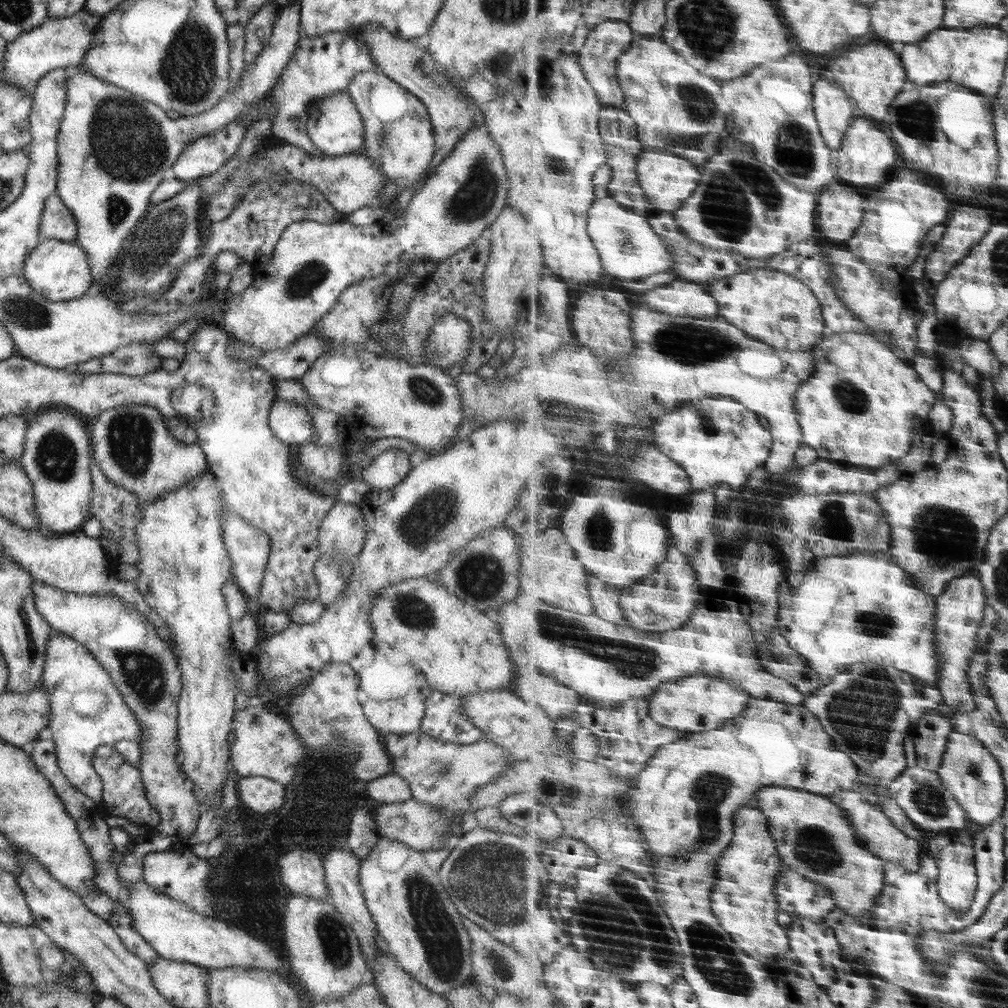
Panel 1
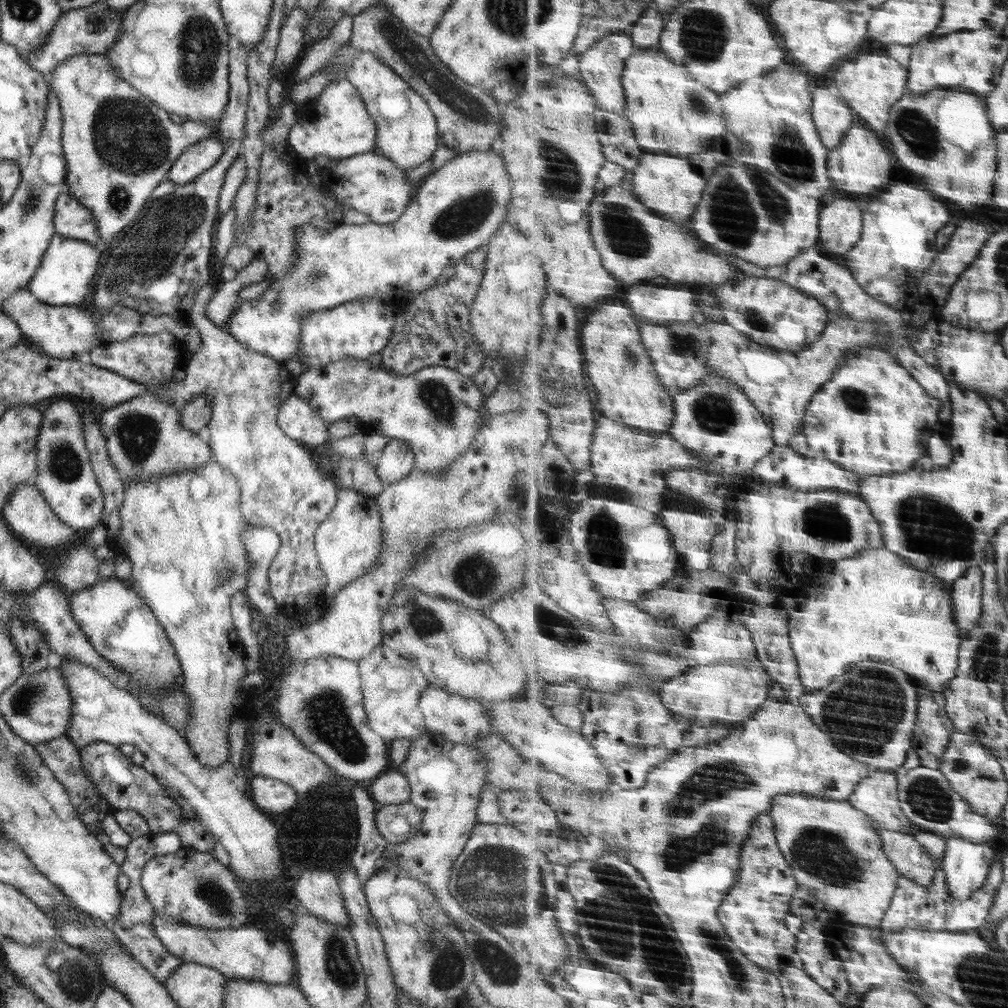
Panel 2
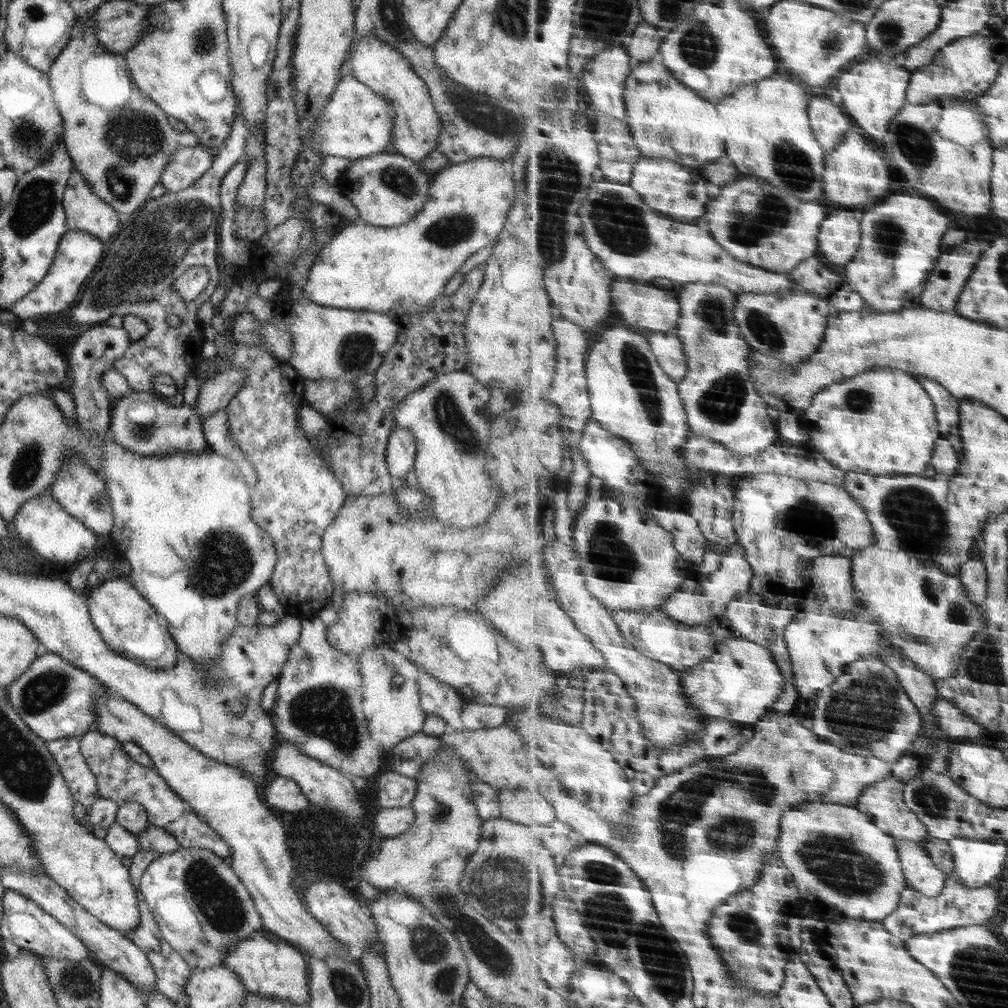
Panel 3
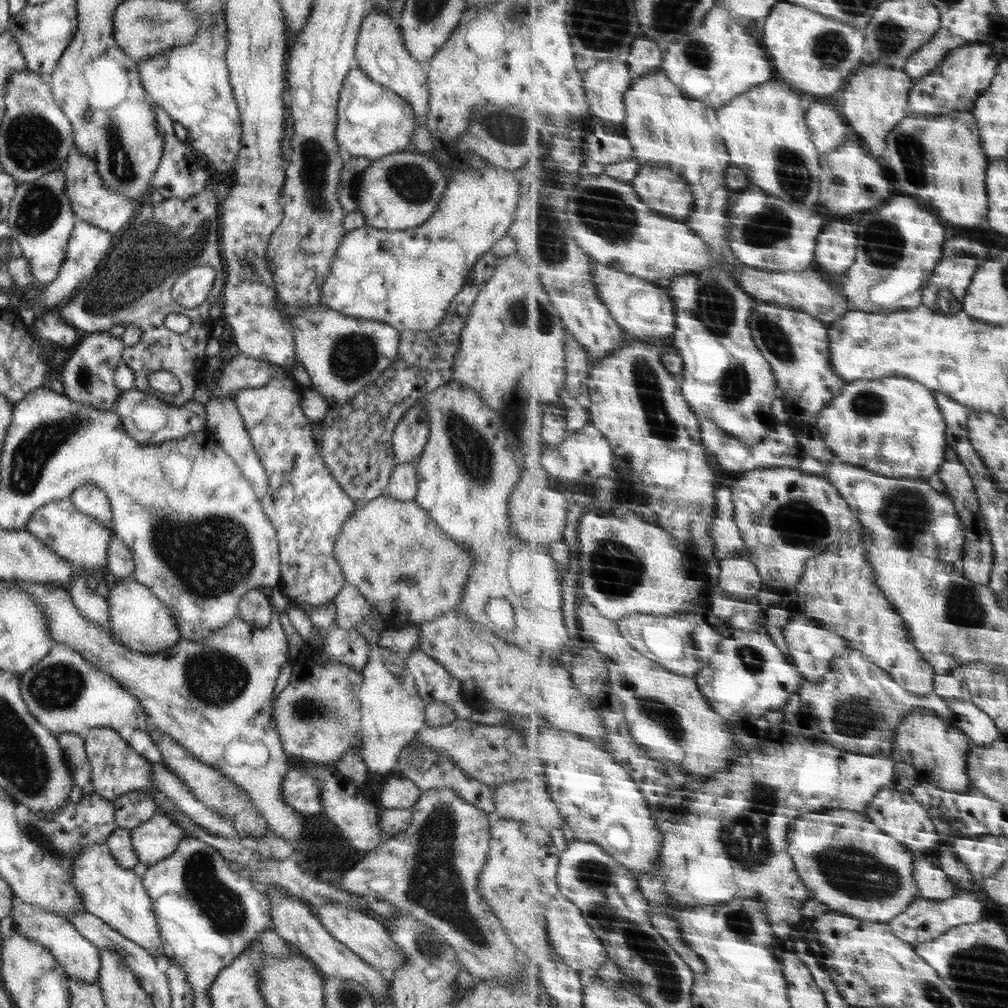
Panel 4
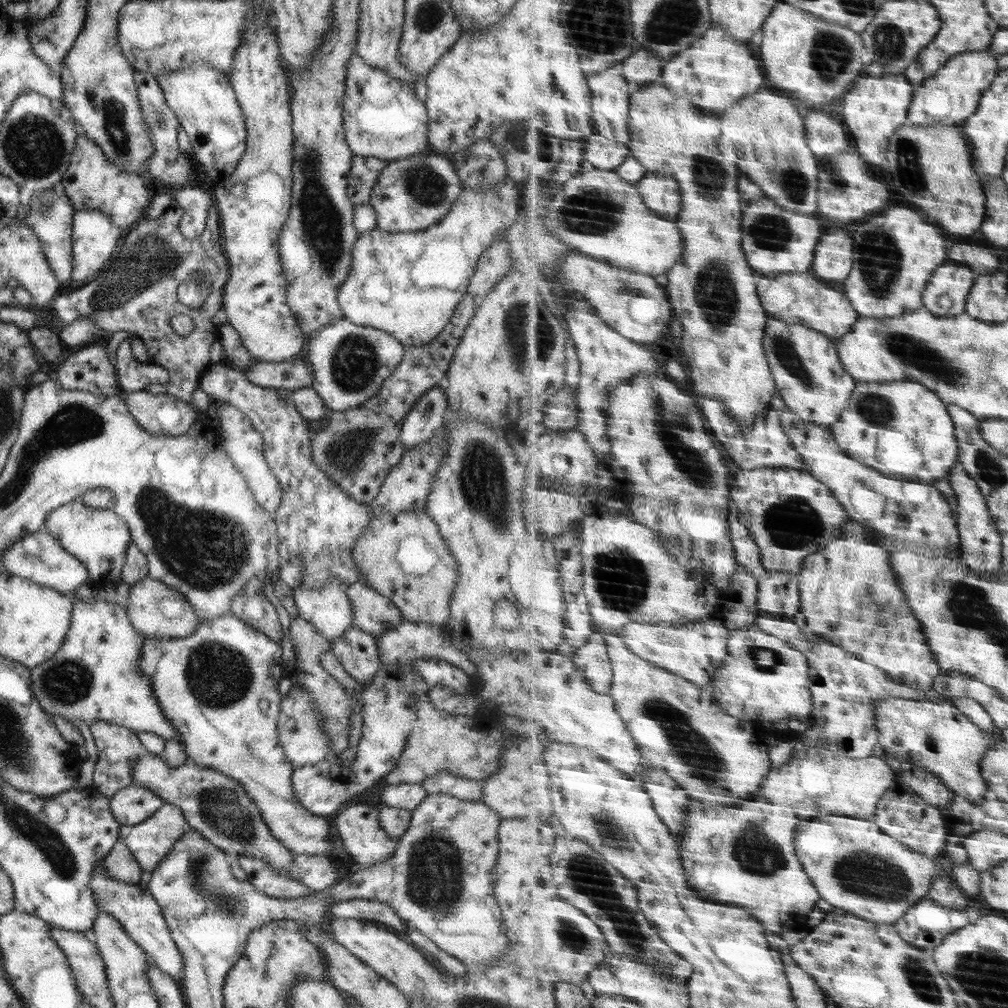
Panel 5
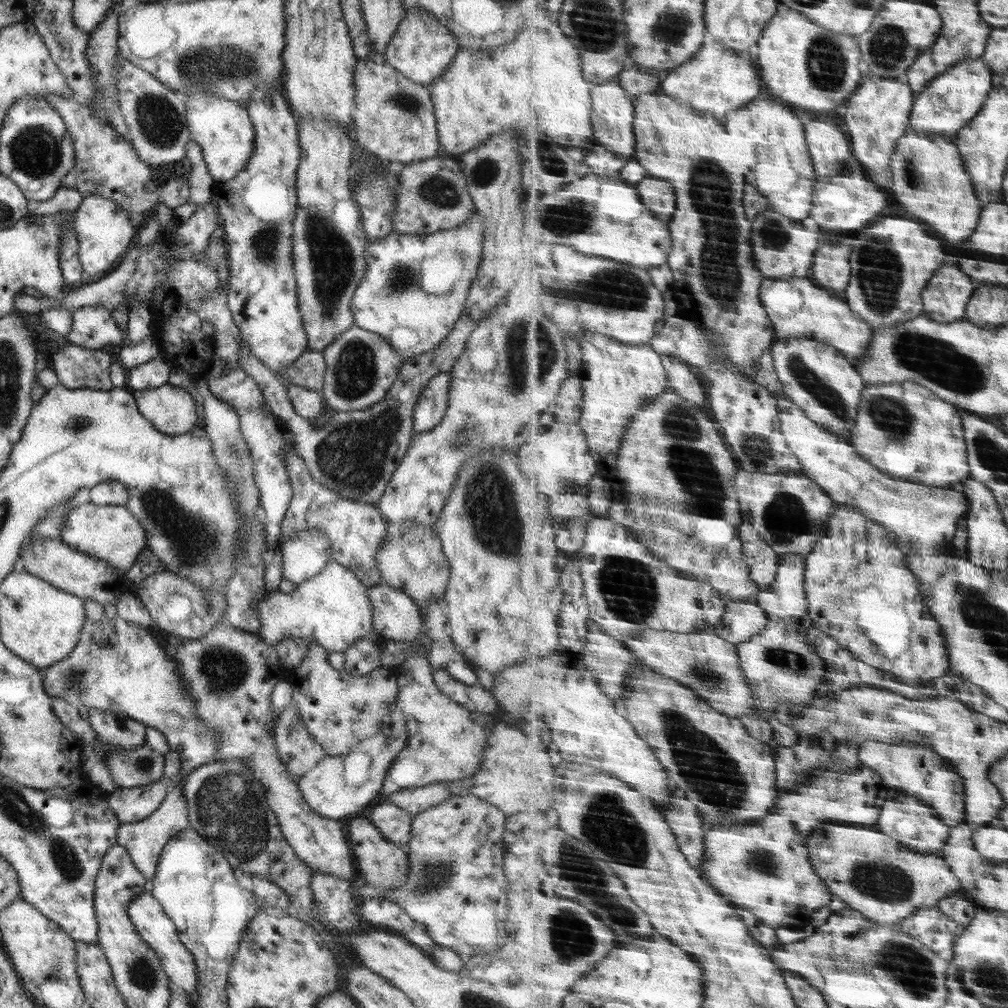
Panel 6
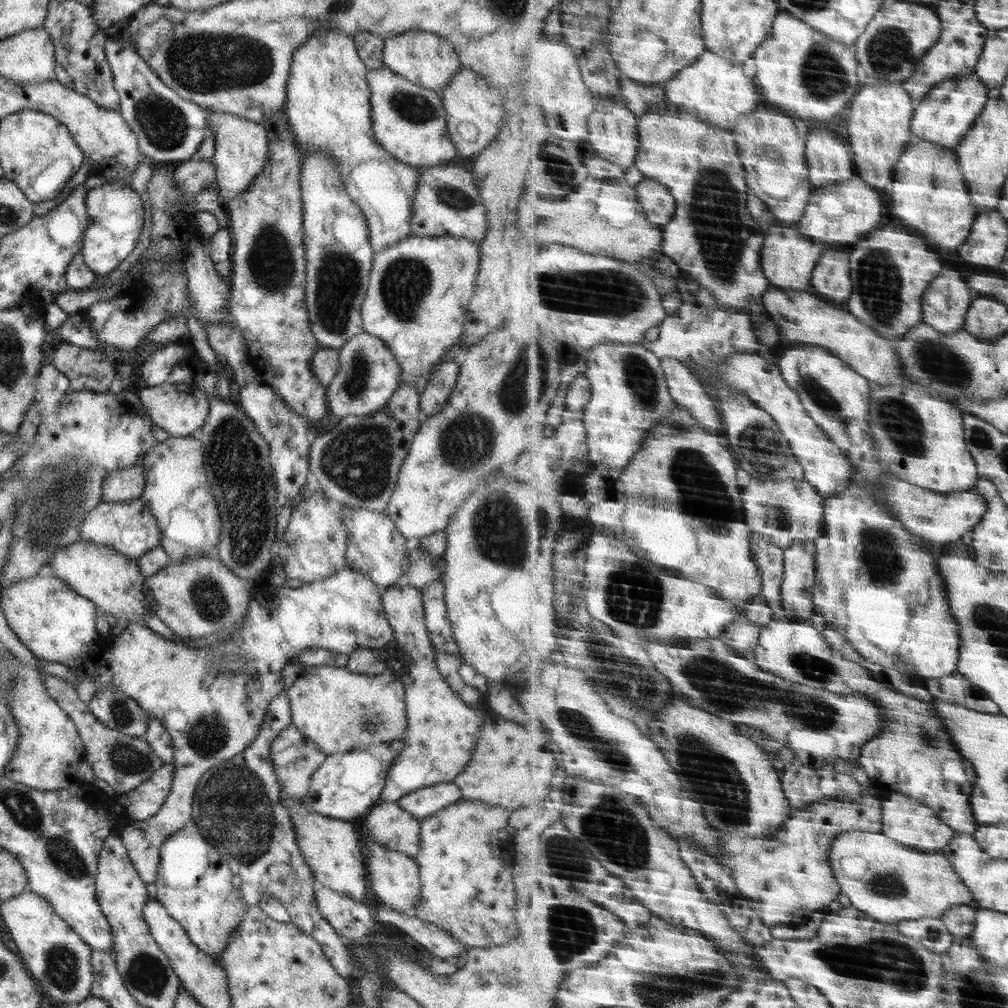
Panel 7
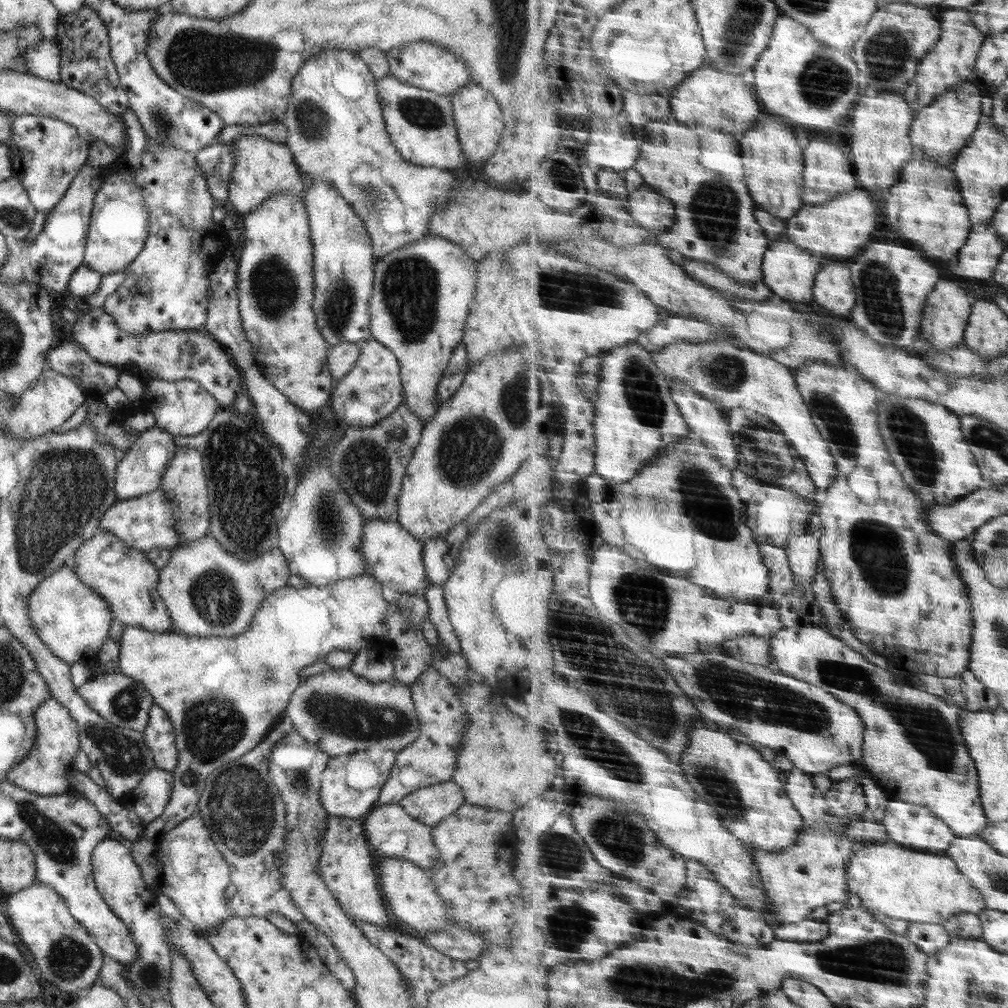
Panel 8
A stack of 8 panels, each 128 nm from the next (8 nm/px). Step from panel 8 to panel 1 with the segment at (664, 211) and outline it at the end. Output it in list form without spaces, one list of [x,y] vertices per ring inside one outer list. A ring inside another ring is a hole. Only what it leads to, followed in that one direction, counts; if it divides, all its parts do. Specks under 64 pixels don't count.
[[[673,149],[667,152],[647,152],[638,158],[637,172],[641,188],[645,190],[647,198],[651,200],[654,210],[673,212],[683,206],[683,202],[691,197],[697,186],[701,184],[701,170],[689,159],[677,156]]]

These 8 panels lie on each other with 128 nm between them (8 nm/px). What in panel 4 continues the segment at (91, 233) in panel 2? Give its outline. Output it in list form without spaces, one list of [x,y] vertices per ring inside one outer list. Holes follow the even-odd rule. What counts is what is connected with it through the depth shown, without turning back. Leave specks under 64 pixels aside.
[[[73,149],[63,163],[62,171],[65,177],[64,193],[66,194],[69,206],[75,220],[82,220],[92,224],[95,228],[100,228],[111,235],[125,227],[136,214],[139,202],[137,200],[128,200],[109,190],[98,176],[94,160]]]

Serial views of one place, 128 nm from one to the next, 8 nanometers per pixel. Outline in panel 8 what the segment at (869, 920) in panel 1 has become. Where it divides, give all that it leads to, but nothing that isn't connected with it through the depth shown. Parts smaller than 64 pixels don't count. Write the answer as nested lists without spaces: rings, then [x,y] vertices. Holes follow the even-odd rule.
[[[893,840],[861,843],[854,848],[848,862],[848,887],[850,893],[861,898],[865,909],[878,911],[893,919],[907,922],[931,922],[945,924],[949,918],[965,912],[980,915],[985,908],[985,898],[981,891],[972,885],[957,866],[954,858],[944,852],[933,853],[906,847]]]

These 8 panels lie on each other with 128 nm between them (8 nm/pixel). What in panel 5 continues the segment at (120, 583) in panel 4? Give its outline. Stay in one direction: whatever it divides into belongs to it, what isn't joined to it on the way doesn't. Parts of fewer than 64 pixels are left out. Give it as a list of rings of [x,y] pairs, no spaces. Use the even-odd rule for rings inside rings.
[[[148,576],[137,580],[129,587],[124,611],[129,617],[130,625],[144,640],[147,638],[183,638],[193,633],[199,625],[192,606],[182,594]]]

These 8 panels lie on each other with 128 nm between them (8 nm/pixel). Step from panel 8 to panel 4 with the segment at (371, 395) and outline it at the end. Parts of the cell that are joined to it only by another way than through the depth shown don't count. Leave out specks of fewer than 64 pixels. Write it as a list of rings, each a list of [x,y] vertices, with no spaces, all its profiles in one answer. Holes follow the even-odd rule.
[[[305,307],[298,315],[287,317],[292,326],[294,360],[302,380],[317,390],[323,400],[333,407],[348,401],[363,386],[367,386],[389,366],[399,344],[398,332],[388,324],[345,316],[336,310]]]

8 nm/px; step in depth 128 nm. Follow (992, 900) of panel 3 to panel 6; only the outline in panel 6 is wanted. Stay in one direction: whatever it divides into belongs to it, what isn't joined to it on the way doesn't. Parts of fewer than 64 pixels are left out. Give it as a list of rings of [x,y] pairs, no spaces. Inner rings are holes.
[[[921,908],[905,918],[898,927],[913,939],[927,944],[931,950],[947,955],[964,928],[937,908]]]

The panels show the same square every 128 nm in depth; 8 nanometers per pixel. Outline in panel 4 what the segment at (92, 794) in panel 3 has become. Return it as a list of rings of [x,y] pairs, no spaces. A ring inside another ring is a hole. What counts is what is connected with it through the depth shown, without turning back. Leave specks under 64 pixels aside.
[[[62,732],[56,736],[67,770],[72,778],[72,784],[79,786],[82,794],[92,792],[90,789],[90,766],[84,751],[82,735]]]

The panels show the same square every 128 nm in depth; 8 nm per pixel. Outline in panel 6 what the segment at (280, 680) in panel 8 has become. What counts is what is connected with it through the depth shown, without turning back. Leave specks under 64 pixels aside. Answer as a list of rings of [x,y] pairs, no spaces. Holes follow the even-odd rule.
[[[331,560],[317,574],[296,584],[289,593],[281,593],[277,589],[265,592],[264,597],[256,604],[259,609],[260,629],[255,634],[263,639],[266,645],[271,645],[273,648],[283,637],[315,641],[319,647],[323,647],[329,653],[333,651],[343,652],[347,645],[355,639],[369,639],[381,646],[384,639],[371,626],[372,608],[366,597],[366,588],[367,586],[363,586],[349,569]],[[104,616],[97,623],[85,617],[73,650],[40,671],[43,691],[50,699],[62,698],[79,709],[120,712],[145,727],[158,730],[165,737],[168,748],[180,755],[180,778],[169,788],[159,806],[143,820],[120,823],[116,830],[116,844],[127,851],[143,878],[151,880],[163,845],[188,826],[182,778],[186,772],[213,762],[220,732],[200,722],[194,710],[196,702],[187,693],[178,674],[178,664],[159,648],[154,634],[118,616],[111,619]]]

